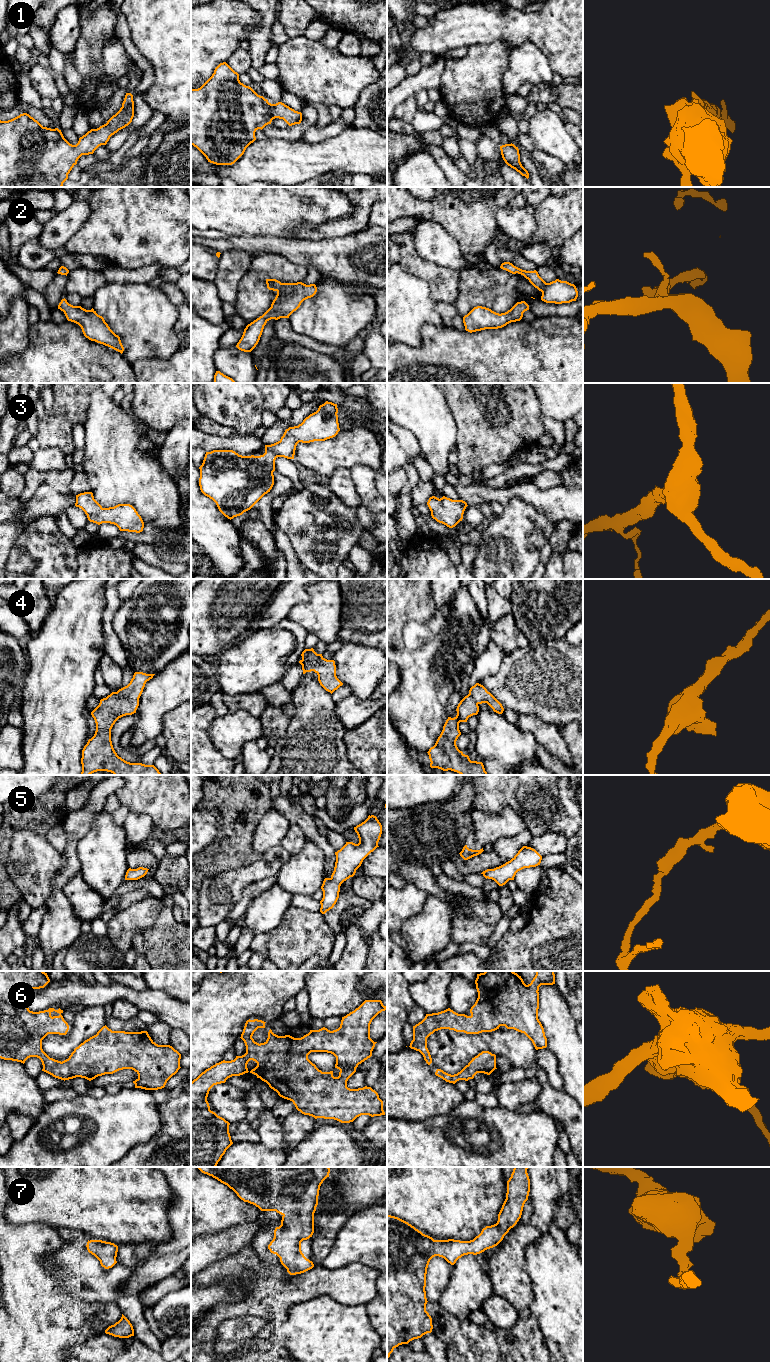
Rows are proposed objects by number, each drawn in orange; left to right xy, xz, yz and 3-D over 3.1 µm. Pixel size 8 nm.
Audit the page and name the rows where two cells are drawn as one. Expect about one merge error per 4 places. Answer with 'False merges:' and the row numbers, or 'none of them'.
False merges: none of them

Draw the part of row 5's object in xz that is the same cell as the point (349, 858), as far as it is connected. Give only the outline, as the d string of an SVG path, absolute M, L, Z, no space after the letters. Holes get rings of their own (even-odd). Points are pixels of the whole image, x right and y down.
M374 815L354 827L359 843L346 842L337 852L334 871L330 878L325 878L321 889L323 898L320 901L320 912L325 914L332 909L339 898L341 884L353 877L363 860L378 846L382 834L382 825Z

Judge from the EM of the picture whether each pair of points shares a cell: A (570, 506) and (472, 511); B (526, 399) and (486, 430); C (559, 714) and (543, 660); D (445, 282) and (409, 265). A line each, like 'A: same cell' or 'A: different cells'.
A: different cells
B: same cell
C: same cell
D: same cell

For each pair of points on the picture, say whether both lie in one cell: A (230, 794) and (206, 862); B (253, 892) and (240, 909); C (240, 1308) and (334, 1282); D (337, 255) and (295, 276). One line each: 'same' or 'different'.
A: same
B: same
C: same
D: different

